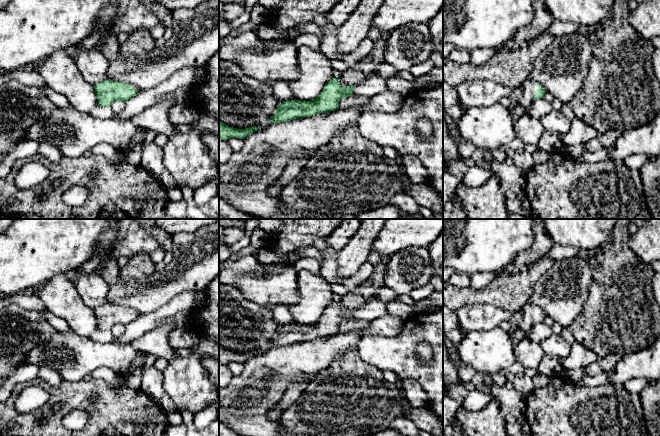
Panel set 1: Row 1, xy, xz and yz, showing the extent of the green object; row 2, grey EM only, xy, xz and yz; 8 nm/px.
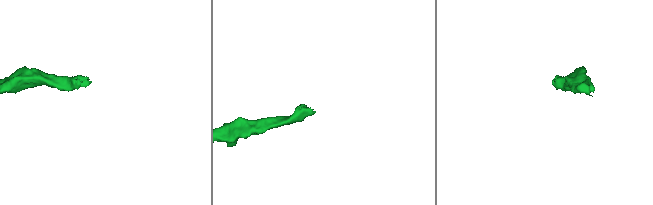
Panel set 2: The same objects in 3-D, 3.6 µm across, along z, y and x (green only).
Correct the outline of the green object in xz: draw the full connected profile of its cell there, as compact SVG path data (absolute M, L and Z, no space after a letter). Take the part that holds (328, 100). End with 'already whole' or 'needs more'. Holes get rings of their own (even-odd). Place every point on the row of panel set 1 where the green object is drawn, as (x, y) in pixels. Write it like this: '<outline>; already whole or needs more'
M390 32L381 33L369 56L355 63L340 79L332 78L315 99L310 101L286 100L276 109L271 123L288 122L320 113L328 113L339 107L339 102L352 96L354 88L364 80L374 76L378 65L385 62L385 47Z; needs more

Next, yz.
M528 77L519 86L512 89L509 97L516 104L528 108L534 100L543 98L546 92L539 83Z; needs more

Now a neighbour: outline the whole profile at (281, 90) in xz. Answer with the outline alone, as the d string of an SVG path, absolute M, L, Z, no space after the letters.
M277 82L272 85L273 96L282 101L294 100L294 94L287 83Z

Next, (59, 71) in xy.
M66 49L36 63L35 69L49 88L63 94L78 111L88 113L98 106L94 85L85 81Z

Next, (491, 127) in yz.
M499 103L466 109L457 122L462 141L487 153L507 147L515 137L512 112Z

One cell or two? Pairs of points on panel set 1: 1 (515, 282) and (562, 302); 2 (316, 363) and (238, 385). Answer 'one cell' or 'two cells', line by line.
1: two cells
2: one cell

